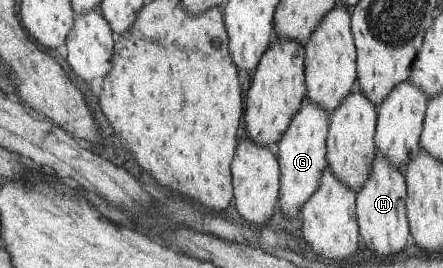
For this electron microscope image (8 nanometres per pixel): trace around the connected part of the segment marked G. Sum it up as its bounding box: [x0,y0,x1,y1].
[276,97,329,218]

